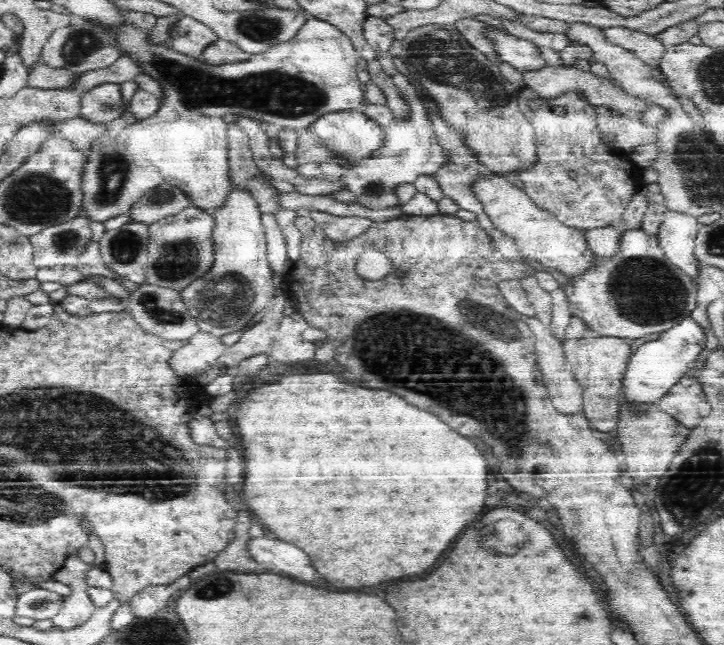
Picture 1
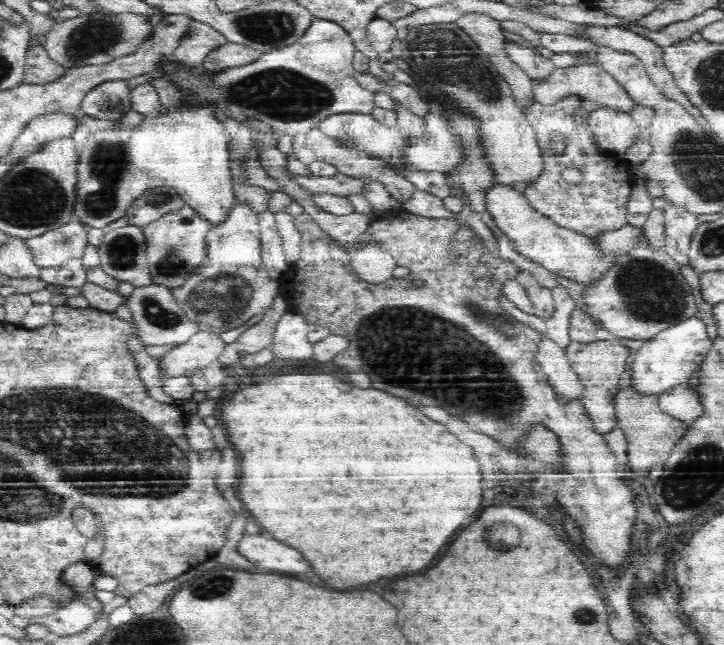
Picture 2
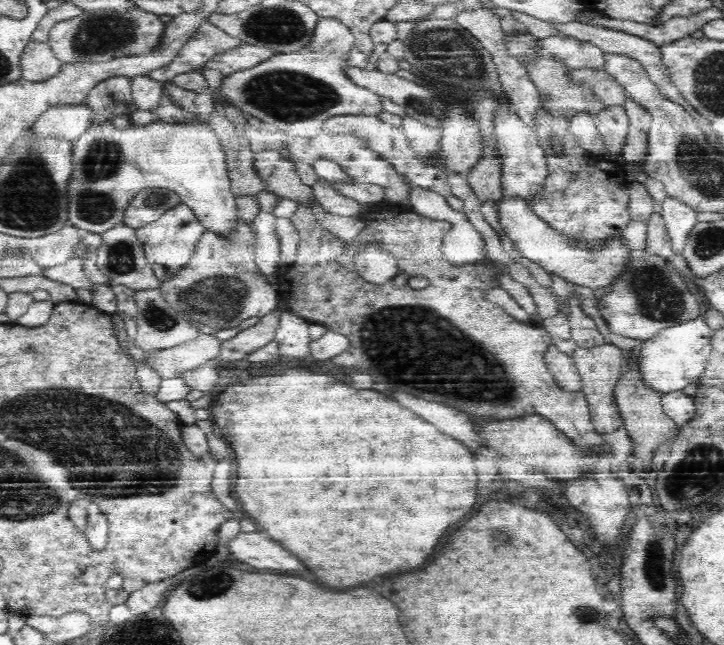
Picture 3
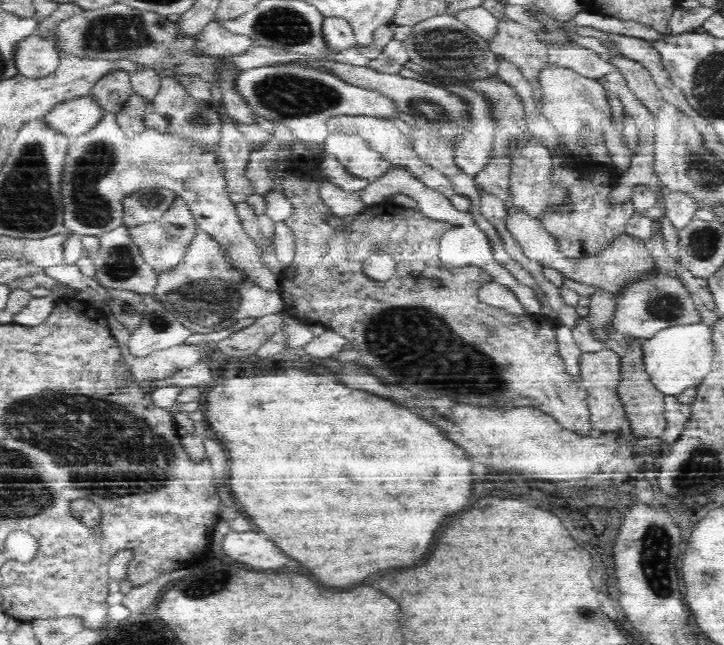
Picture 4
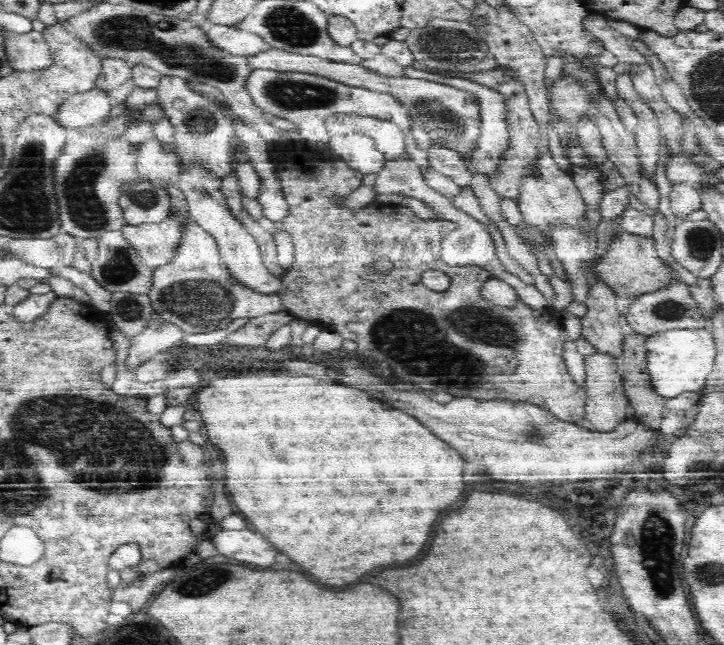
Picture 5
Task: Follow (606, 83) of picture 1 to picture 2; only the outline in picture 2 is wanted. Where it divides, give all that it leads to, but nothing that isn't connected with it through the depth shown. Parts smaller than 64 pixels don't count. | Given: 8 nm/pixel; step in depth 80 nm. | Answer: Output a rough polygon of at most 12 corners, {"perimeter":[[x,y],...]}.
{"perimeter":[[599,63],[557,68],[533,81],[535,100],[557,103],[568,94],[584,102],[572,115],[576,129],[593,110],[628,113],[635,104]]}

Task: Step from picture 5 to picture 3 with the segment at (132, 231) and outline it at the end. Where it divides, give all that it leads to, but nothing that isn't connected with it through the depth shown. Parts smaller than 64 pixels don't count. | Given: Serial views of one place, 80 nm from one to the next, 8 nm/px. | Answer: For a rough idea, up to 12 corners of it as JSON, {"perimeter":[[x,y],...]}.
{"perimeter":[[180,202],[134,231],[162,281],[206,230]]}

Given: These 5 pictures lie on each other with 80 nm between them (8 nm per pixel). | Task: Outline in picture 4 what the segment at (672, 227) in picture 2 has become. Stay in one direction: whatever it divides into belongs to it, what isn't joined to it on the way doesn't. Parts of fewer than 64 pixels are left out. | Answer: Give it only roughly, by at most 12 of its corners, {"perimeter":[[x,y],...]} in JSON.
{"perimeter":[[687,190],[665,198],[665,215],[677,228],[688,226],[700,201]]}

